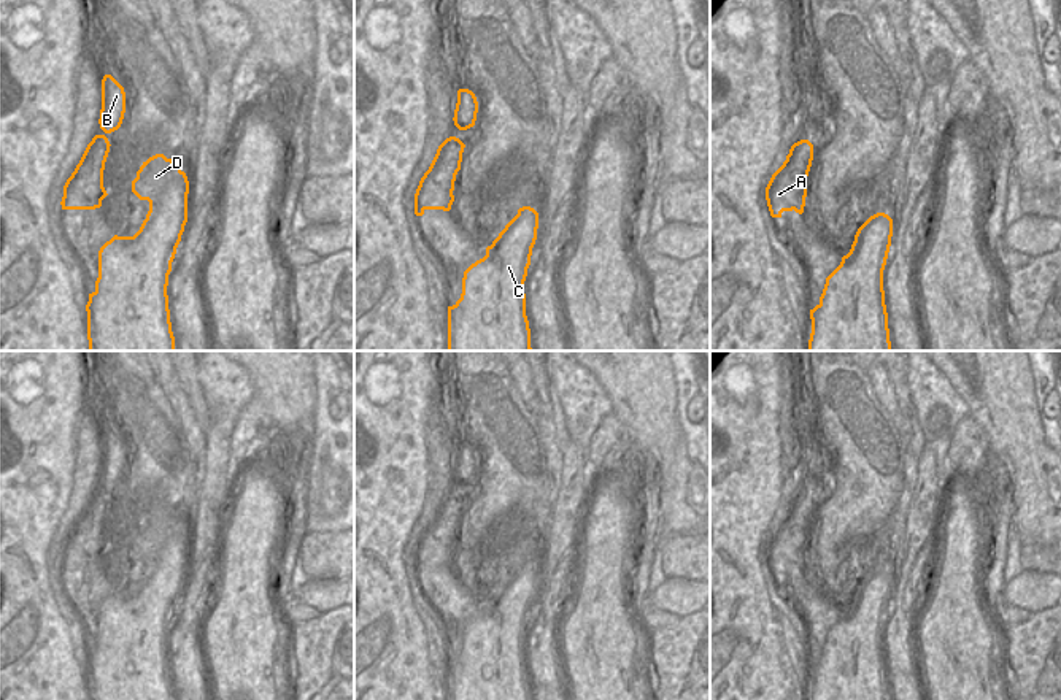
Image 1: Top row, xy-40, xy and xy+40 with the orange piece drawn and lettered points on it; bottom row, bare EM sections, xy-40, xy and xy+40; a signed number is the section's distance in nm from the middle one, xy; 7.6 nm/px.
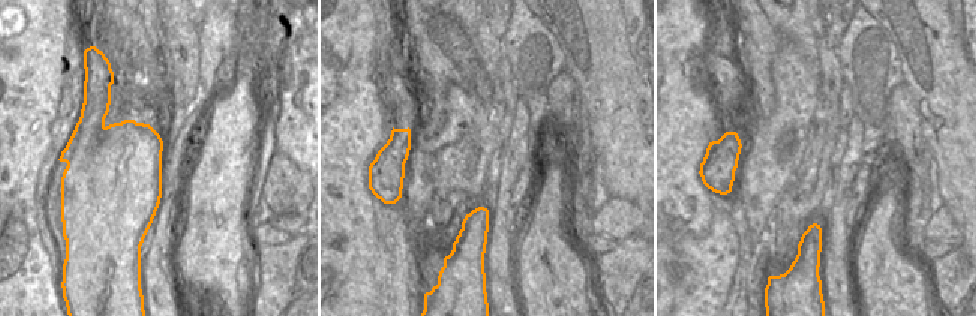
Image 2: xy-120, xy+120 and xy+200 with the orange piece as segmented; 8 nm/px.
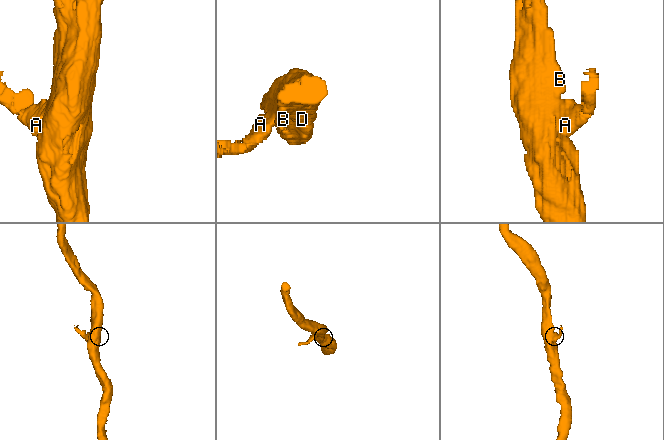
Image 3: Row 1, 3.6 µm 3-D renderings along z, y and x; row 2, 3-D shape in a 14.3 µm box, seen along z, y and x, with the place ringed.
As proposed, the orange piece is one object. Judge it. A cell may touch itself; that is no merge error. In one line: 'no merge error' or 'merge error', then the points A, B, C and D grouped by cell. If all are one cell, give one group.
merge error | A / B C D

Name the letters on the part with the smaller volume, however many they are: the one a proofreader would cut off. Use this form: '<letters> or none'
A

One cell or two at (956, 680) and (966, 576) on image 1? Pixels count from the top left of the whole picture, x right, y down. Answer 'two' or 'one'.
one

